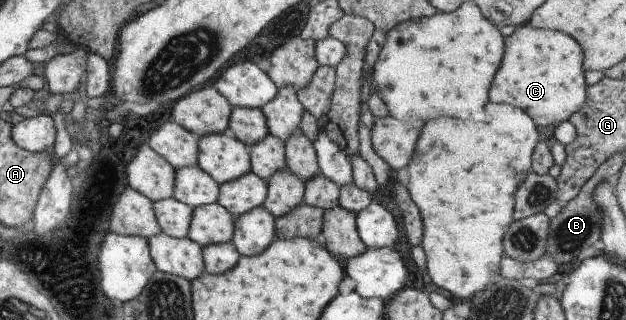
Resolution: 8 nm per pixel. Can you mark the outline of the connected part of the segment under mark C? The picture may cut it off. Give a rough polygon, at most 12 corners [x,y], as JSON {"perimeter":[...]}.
{"perimeter":[[521,25],[489,101],[549,129],[587,99],[583,49]]}

